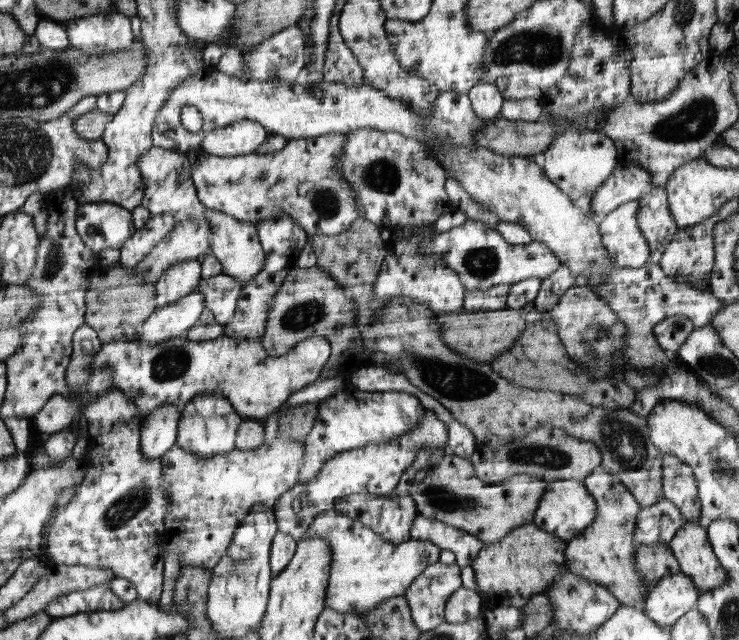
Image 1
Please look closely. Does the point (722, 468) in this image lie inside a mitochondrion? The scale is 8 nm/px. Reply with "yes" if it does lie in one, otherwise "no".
yes

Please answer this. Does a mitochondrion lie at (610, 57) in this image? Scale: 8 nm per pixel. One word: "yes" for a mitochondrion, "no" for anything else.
no

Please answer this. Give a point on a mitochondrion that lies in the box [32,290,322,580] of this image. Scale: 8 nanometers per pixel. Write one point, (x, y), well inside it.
(123, 509)

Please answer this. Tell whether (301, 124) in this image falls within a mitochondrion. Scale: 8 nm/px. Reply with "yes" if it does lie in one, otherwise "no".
no

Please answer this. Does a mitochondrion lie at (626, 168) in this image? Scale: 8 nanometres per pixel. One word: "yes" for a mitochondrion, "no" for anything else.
no

